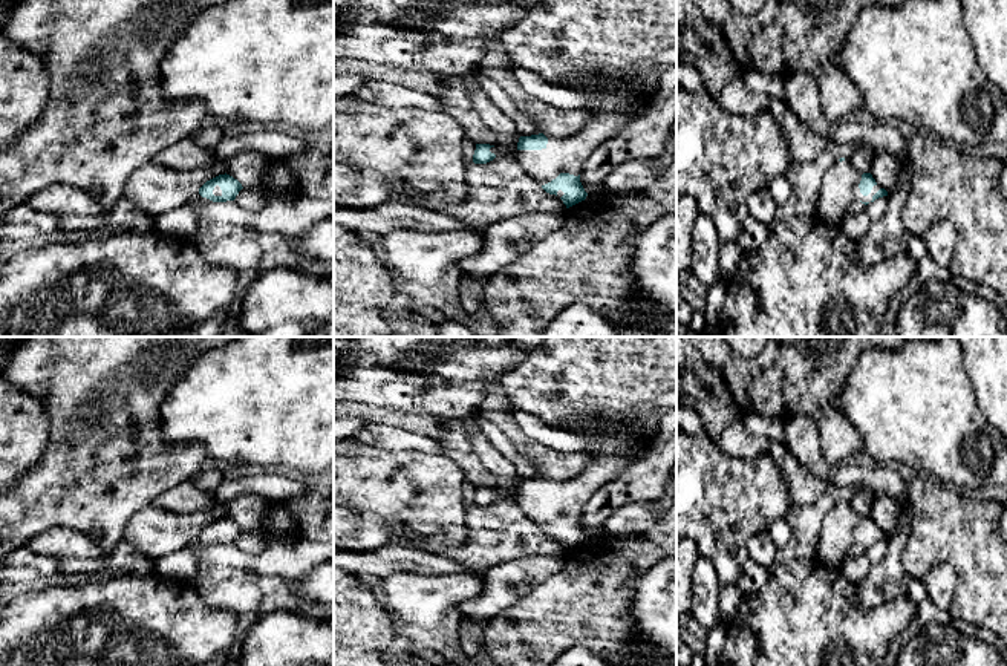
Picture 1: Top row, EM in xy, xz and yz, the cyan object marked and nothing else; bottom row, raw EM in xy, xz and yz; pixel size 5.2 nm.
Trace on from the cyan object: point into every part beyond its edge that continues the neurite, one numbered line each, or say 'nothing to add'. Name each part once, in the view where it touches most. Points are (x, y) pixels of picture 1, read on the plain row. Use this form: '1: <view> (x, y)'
1: yz (840, 532)

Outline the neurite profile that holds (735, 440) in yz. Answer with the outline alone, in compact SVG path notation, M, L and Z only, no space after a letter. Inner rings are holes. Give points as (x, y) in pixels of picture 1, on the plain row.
M736 416L716 439L721 450L727 455L753 459L768 453L770 441L762 436L753 436L747 432L742 416Z

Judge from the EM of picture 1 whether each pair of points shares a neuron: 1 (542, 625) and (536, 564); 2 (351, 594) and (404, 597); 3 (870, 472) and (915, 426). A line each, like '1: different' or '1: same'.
1: different
2: different
3: different

